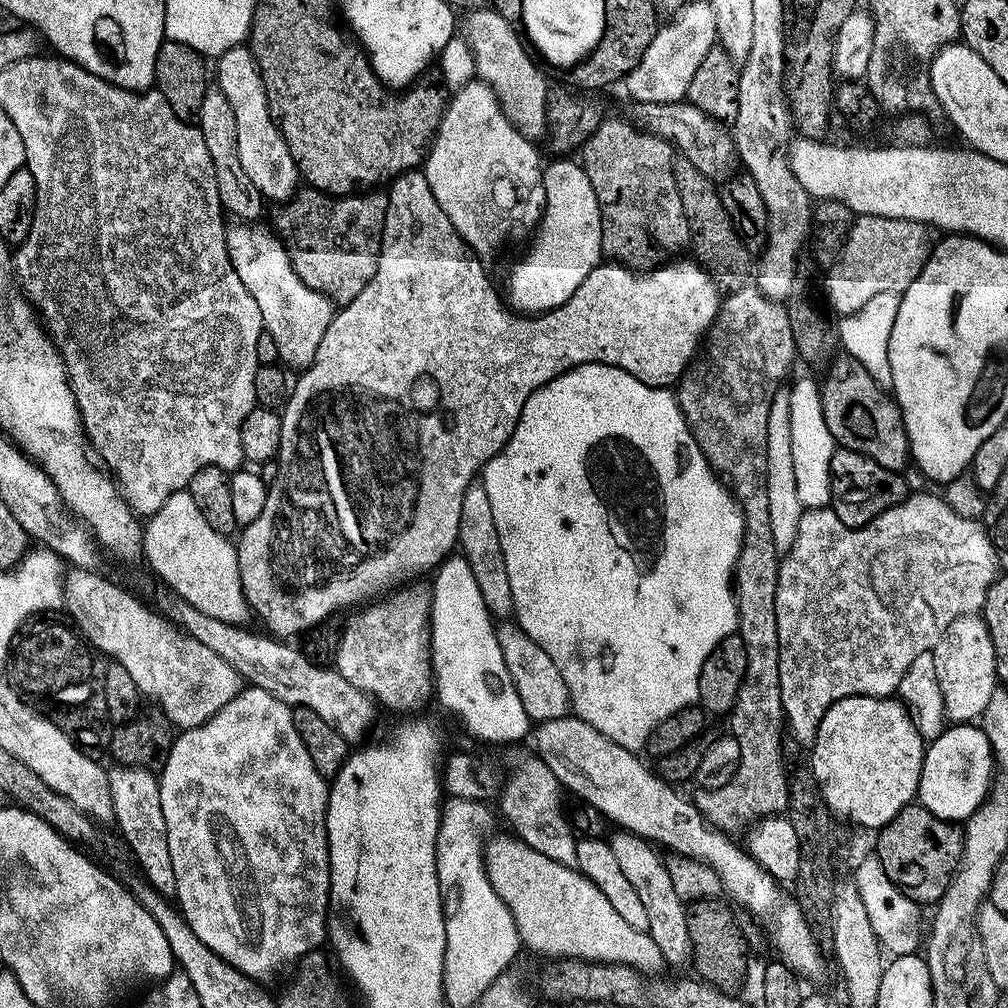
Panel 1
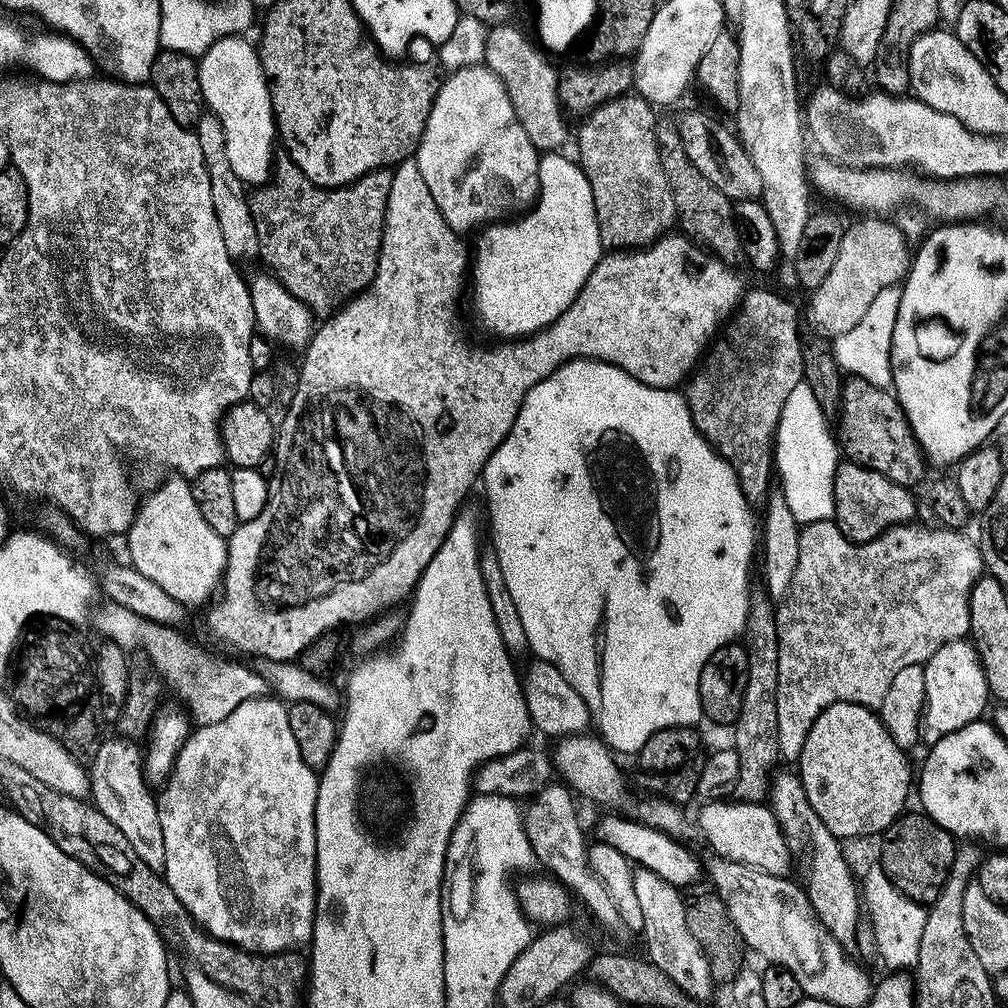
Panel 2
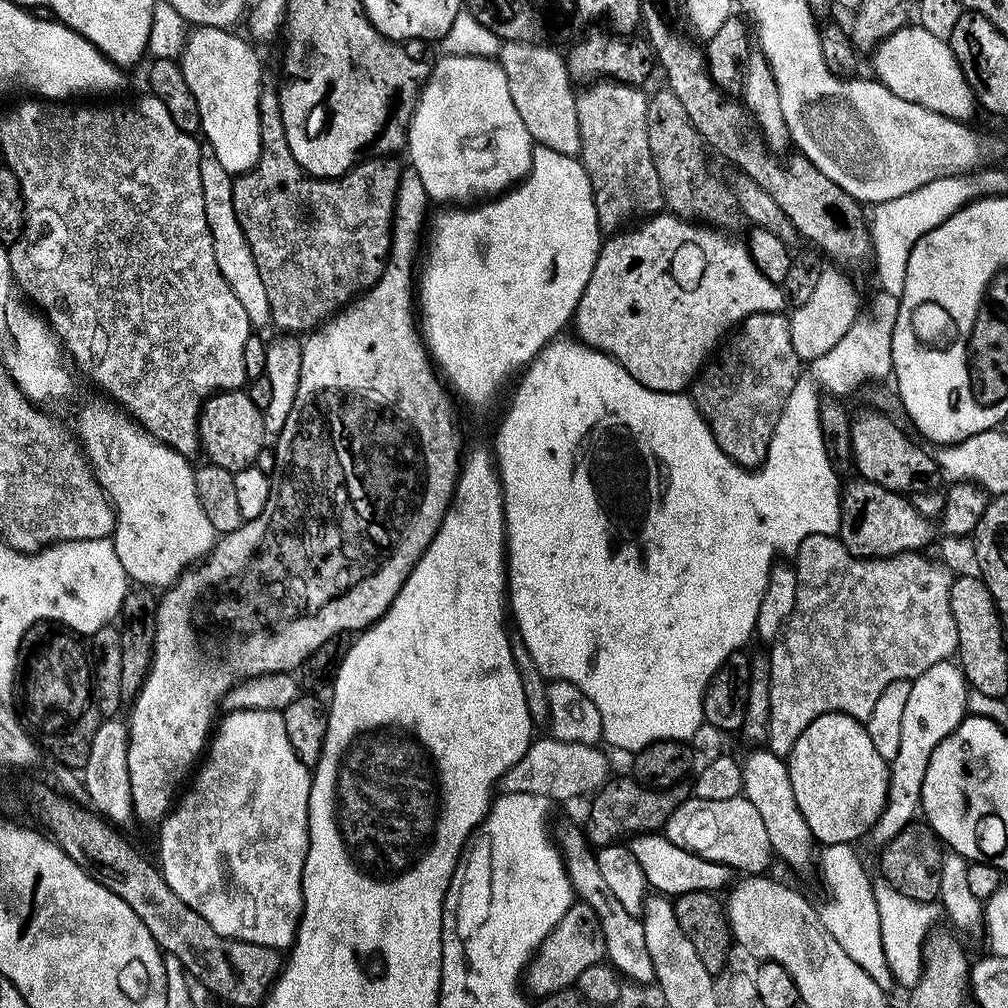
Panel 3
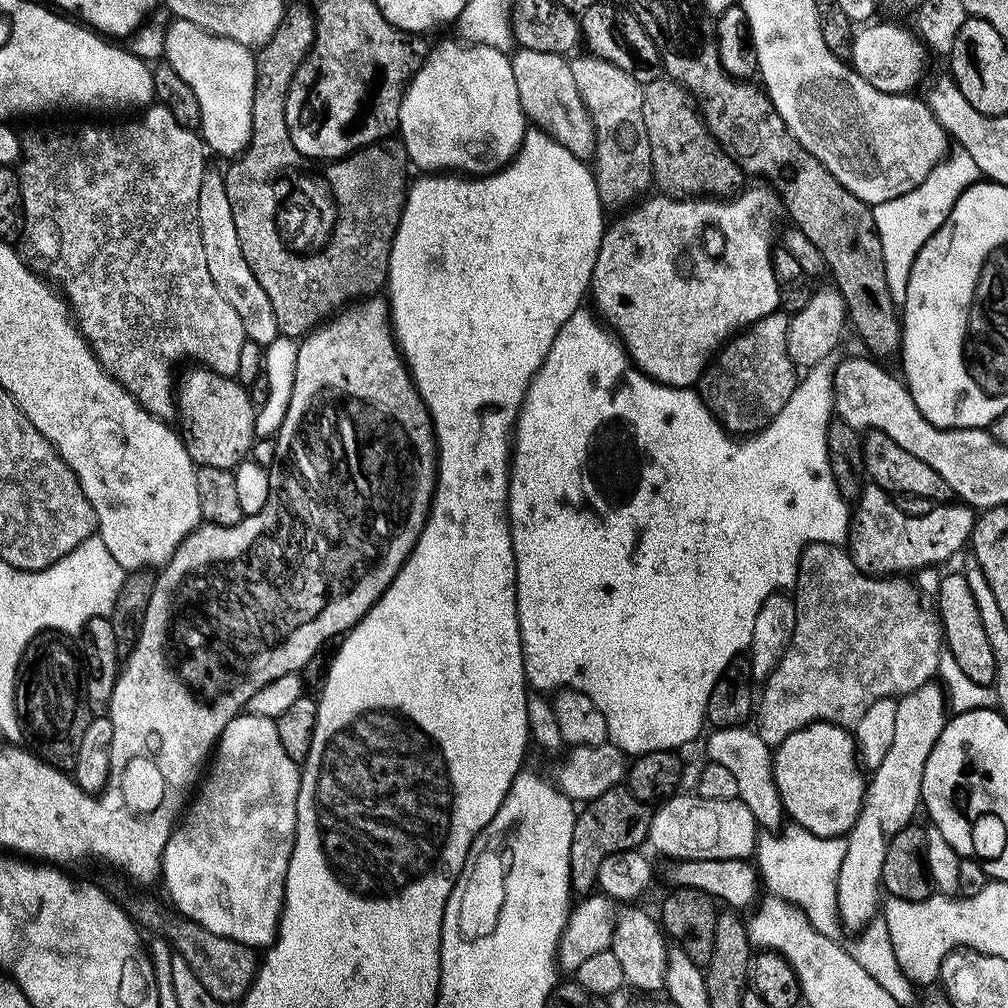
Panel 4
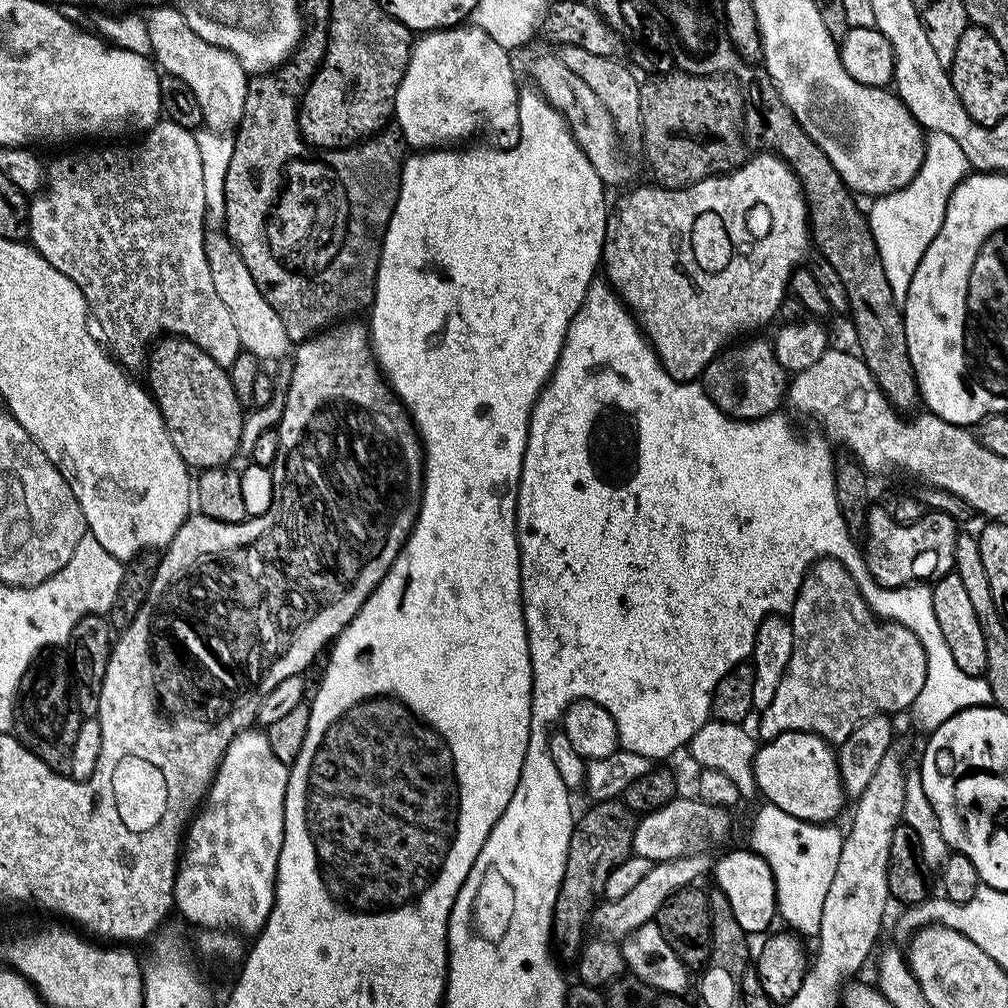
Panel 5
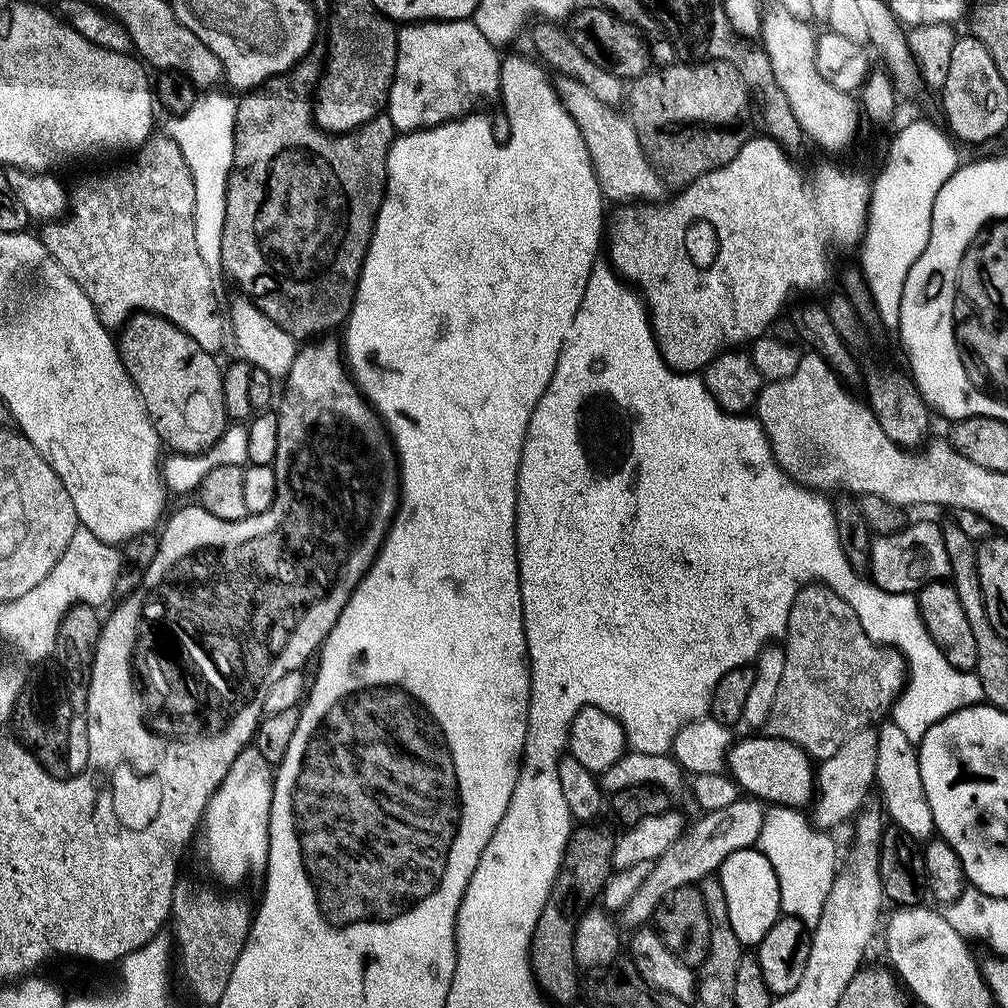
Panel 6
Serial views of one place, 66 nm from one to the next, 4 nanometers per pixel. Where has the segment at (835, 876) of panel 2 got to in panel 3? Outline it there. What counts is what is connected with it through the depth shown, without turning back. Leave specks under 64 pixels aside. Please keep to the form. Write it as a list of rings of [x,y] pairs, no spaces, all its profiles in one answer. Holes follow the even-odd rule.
[[[767,748],[752,750],[741,763],[743,774],[743,795],[758,809],[764,824],[771,848],[792,868],[808,868],[812,864],[812,846],[814,839],[806,818],[795,802],[794,789],[791,785],[787,763]]]

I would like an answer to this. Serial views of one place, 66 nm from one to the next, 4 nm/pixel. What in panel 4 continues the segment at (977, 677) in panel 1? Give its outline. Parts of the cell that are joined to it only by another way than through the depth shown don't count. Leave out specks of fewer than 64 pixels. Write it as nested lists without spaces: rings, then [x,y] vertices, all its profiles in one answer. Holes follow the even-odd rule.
[[[936,682],[926,683],[896,700],[890,750],[871,773],[861,812],[846,836],[846,856],[837,881],[838,917],[845,929],[860,932],[879,911],[882,862],[886,862],[886,850],[892,839],[915,821],[912,819],[916,816],[916,808],[918,812],[921,807],[922,774],[926,770],[926,758],[930,758],[930,750],[934,750],[934,742],[938,742],[944,729],[944,708],[946,712],[946,692]]]

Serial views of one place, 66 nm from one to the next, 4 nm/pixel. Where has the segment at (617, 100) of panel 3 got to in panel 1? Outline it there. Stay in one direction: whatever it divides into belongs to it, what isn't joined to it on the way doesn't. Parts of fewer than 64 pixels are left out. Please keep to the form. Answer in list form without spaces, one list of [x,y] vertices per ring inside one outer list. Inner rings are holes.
[[[605,118],[600,121],[598,130],[594,130],[583,146],[582,167],[586,178],[590,178],[590,186],[594,186],[594,198],[600,211],[601,253],[609,261],[626,268],[651,270],[679,257],[683,253],[680,251],[689,247],[686,214],[682,214],[682,198],[678,198],[678,186],[674,186],[674,149],[671,143],[624,120]]]

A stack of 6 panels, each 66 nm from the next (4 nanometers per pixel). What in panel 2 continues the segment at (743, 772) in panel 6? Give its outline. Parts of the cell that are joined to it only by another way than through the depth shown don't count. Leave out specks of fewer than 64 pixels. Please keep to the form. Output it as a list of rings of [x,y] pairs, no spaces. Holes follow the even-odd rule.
[[[834,703],[811,724],[800,751],[798,775],[811,808],[837,839],[878,836],[905,811],[914,780],[906,756],[873,709]]]

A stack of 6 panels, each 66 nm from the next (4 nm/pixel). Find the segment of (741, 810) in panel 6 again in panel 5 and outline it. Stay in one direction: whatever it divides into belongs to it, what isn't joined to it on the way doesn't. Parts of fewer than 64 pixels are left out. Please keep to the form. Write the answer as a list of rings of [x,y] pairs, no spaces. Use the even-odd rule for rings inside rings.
[[[703,851],[696,852],[692,856],[674,858],[672,861],[653,863],[652,868],[646,874],[646,878],[642,878],[642,882],[638,882],[638,886],[634,886],[634,890],[630,890],[630,894],[613,900],[605,898],[596,905],[592,911],[591,927],[593,929],[595,927],[601,928],[599,931],[607,934],[607,937],[613,941],[623,940],[625,936],[629,936],[634,930],[638,930],[638,926],[653,923],[658,910],[664,905],[666,898],[670,898],[670,894],[695,885],[699,881],[696,880],[699,876],[706,875],[707,877],[713,863],[713,857],[708,857],[708,854]]]

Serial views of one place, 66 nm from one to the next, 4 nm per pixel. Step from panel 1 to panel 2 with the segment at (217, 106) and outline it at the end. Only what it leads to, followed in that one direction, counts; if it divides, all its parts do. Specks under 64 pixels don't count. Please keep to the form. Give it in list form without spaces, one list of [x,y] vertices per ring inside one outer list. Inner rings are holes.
[[[206,112],[201,116],[194,131],[199,140],[199,146],[202,147],[207,172],[210,174],[210,194],[213,195],[214,212],[222,229],[226,250],[234,260],[241,260],[240,258],[246,256],[255,257],[259,253],[256,223],[253,222],[252,212],[249,210],[246,185],[231,169],[230,160],[226,156],[224,128],[216,116]]]

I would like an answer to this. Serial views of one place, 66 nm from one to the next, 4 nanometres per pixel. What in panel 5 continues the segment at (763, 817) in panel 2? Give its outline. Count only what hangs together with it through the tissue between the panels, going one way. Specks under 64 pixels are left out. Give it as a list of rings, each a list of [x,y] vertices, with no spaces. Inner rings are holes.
[[[677,796],[666,806],[645,813],[637,821],[632,843],[633,855],[646,858],[652,863],[660,863],[705,851],[708,844],[727,836],[730,830],[730,816],[731,813],[727,809],[716,807],[697,797]]]

